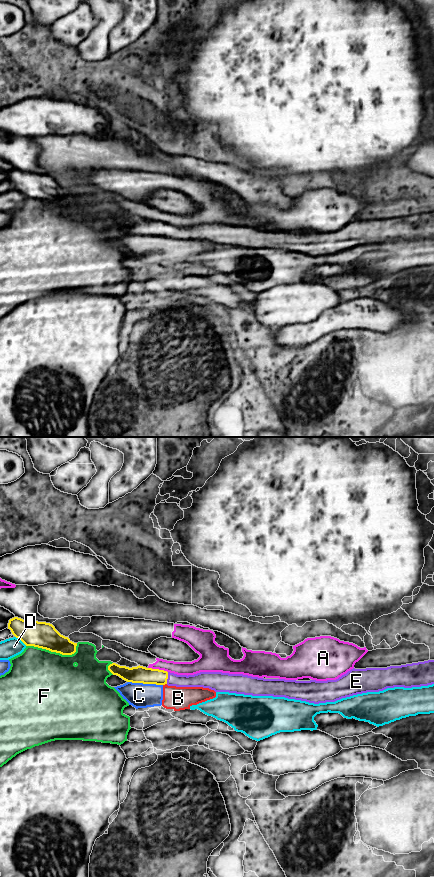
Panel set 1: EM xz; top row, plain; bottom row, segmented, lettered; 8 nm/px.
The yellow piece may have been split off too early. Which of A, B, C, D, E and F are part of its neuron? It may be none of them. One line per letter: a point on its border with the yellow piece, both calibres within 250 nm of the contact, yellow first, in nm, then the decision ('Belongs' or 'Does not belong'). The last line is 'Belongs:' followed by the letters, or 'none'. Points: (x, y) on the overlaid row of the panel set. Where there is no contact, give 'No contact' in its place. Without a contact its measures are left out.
A: Touches yellow at xz (158, 669). Thickness 140 nm (yellow) against 110 nm. Does not belong
B: Touches yellow at xz (164, 684). Thickness 140 nm (yellow) against 190 nm. Does not belong
C: Touches yellow at xz (145, 683). Thickness 140 nm (yellow) against 200 nm. Does not belong
D: Touches yellow at xz (21, 640). Thickness 220 nm (yellow) against 160 nm. Does not belong
E: Touches yellow at xz (167, 678). Thickness 140 nm (yellow) against 110 nm. Belongs
F: Touches yellow at xz (54, 651). Thickness 220 nm (yellow) against 480 nm. Does not belong
Belongs: E

